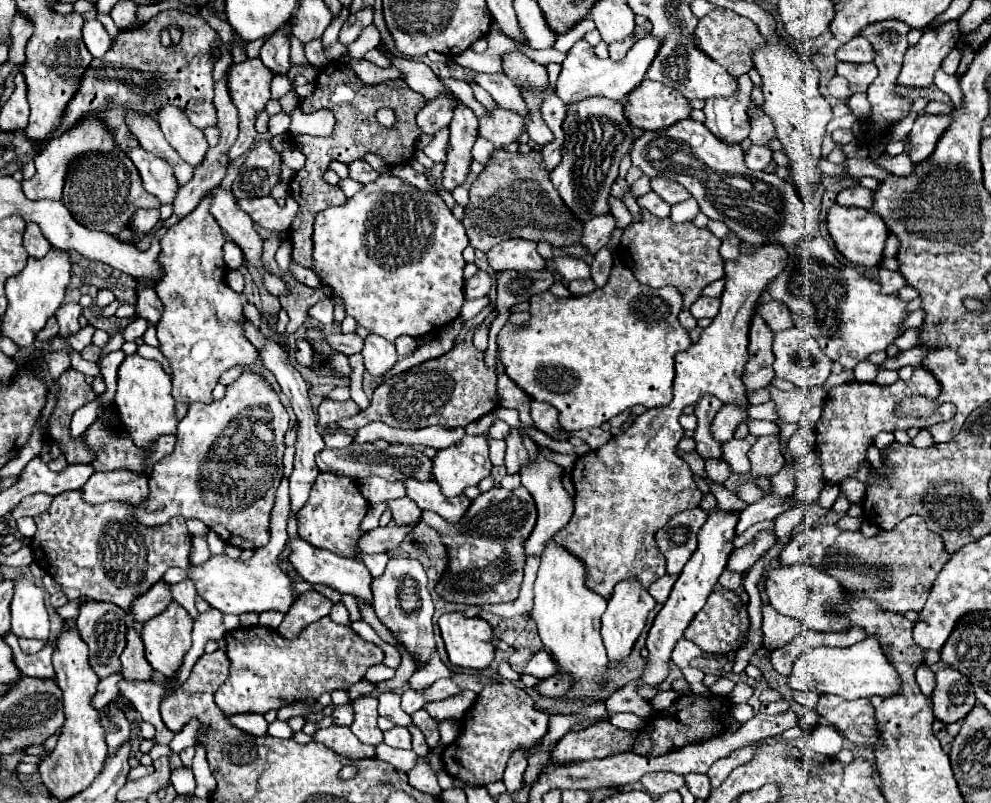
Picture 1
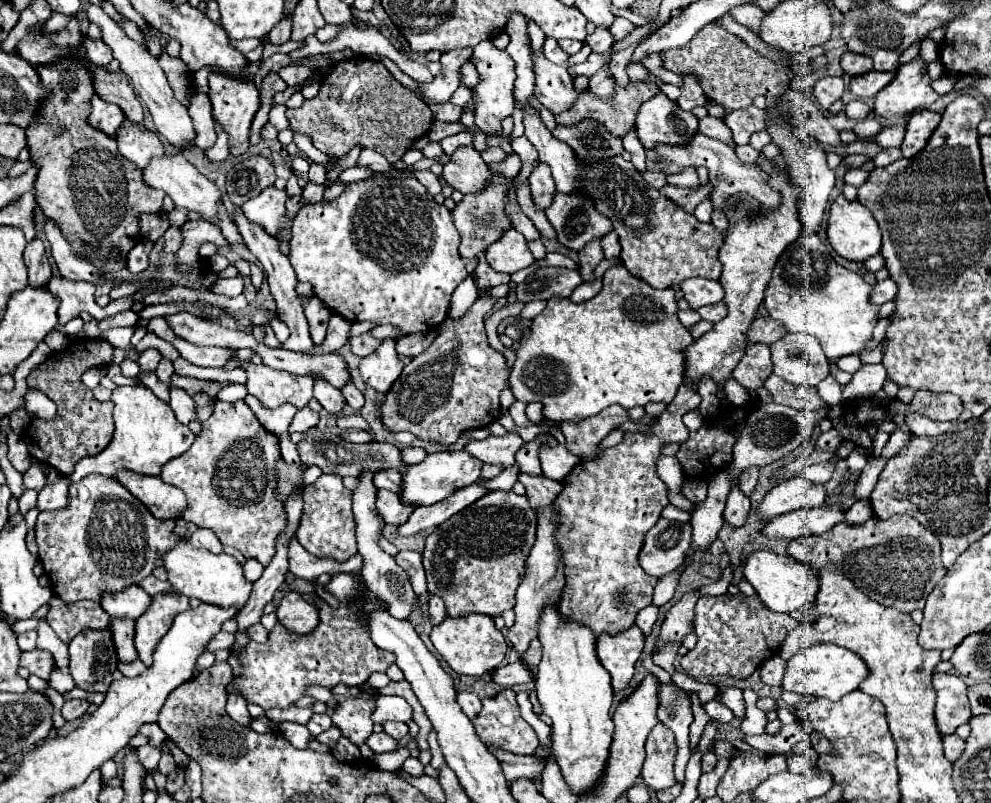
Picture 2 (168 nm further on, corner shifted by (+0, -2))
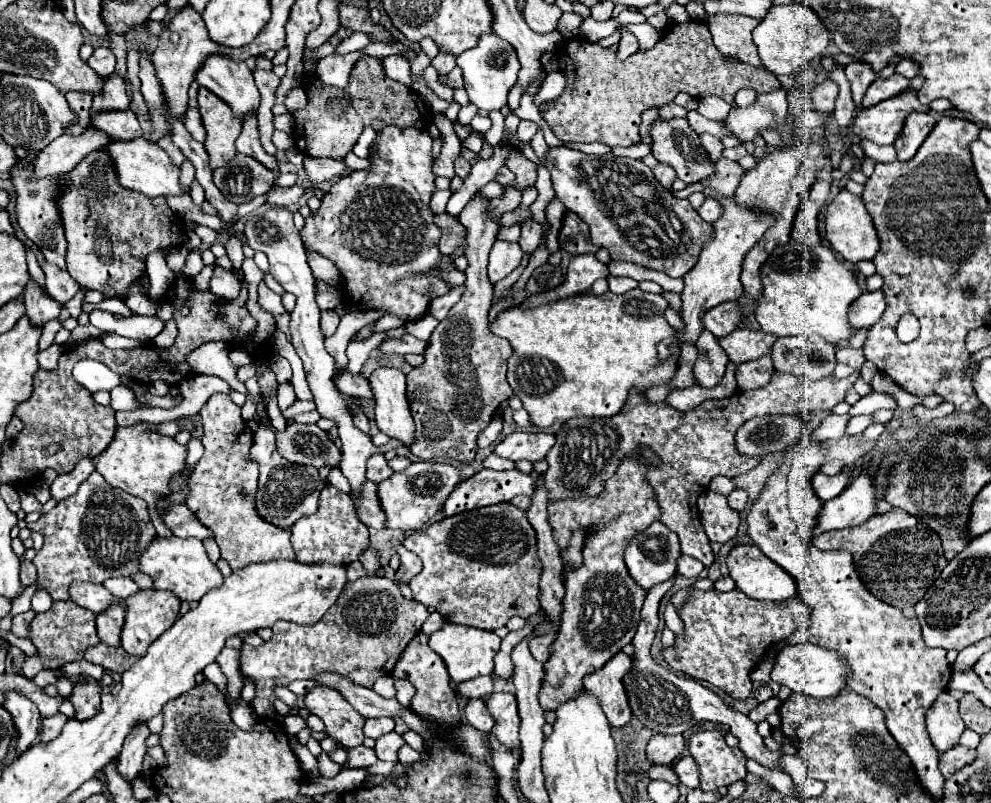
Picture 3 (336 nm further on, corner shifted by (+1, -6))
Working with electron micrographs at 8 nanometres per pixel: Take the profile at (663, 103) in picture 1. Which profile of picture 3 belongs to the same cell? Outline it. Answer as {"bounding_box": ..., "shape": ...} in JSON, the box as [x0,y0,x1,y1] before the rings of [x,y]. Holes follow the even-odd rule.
{"bounding_box":[649,119,713,183],"shape":[[[657,119],[651,127],[649,127],[649,135],[651,135],[651,151],[653,151],[653,157],[659,161],[659,163],[665,163],[665,165],[671,165],[679,179],[683,179],[685,183],[697,183],[705,177],[711,175],[713,171],[713,163],[709,161],[705,149],[701,147],[699,143],[699,135],[691,129],[689,121],[687,119]]]}

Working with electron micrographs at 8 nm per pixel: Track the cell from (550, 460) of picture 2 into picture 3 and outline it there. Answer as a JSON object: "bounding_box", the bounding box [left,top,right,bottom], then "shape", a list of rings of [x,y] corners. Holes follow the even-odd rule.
{"bounding_box":[495,431,555,463],"shape":[[[523,431],[523,433],[511,433],[503,441],[497,443],[495,451],[499,457],[521,461],[527,459],[531,463],[543,461],[549,449],[555,445],[555,435],[545,431]]]}

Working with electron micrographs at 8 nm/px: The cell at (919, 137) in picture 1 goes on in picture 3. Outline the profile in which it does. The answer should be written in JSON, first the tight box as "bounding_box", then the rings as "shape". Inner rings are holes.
{"bounding_box":[895,113,935,161],"shape":[[[911,113],[903,125],[901,135],[895,141],[897,159],[899,161],[911,159],[933,127],[935,127],[935,117],[931,117],[929,113]]]}

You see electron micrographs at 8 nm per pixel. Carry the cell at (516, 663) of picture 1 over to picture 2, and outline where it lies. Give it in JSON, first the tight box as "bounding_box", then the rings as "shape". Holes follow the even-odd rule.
{"bounding_box":[524,639,542,669],"shape":[[[534,639],[534,641],[530,643],[530,649],[526,651],[524,661],[526,661],[532,669],[536,669],[536,667],[538,667],[538,663],[540,663],[540,659],[542,659],[542,645],[540,645],[540,641],[538,641],[538,639]]]}

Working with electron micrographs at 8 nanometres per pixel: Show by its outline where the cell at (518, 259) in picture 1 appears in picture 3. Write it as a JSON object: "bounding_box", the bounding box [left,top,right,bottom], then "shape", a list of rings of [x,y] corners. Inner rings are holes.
{"bounding_box":[489,241,523,283],"shape":[[[495,241],[493,249],[489,253],[489,279],[491,279],[491,283],[497,283],[503,277],[507,277],[513,269],[519,267],[521,259],[523,259],[523,251],[521,251],[519,243]]]}

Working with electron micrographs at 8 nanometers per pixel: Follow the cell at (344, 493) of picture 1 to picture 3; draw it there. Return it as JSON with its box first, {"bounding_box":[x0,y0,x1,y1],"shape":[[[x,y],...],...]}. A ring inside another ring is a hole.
{"bounding_box":[291,483,369,565],"shape":[[[327,483],[319,495],[319,509],[313,515],[301,517],[291,527],[291,543],[297,553],[299,563],[331,563],[349,565],[357,561],[359,551],[369,543],[367,527],[357,519],[351,497],[331,483]]]}

